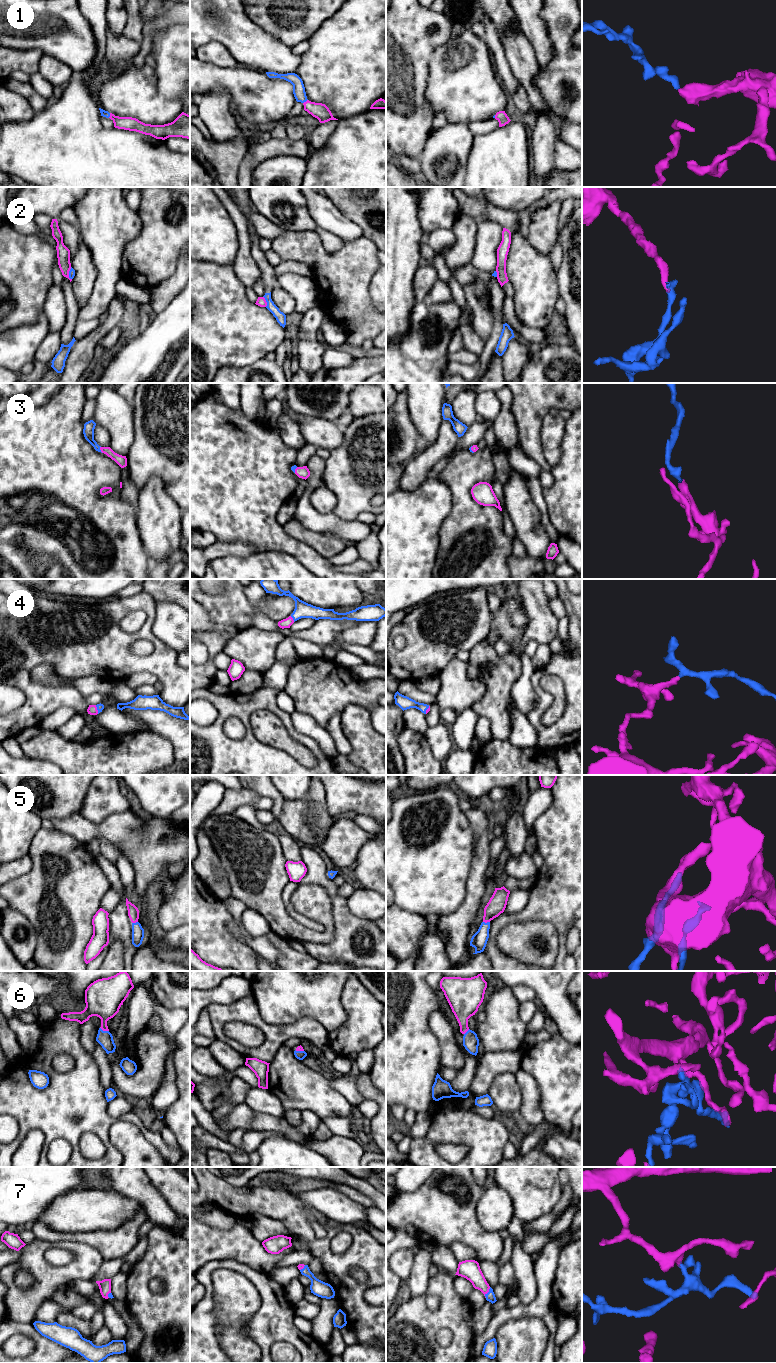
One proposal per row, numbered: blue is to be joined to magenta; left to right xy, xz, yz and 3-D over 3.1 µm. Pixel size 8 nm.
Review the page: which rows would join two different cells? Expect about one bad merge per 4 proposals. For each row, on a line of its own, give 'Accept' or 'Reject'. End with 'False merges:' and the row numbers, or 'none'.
1: Accept
2: Accept
3: Accept
4: Accept
5: Accept
6: Accept
7: Accept
False merges: none

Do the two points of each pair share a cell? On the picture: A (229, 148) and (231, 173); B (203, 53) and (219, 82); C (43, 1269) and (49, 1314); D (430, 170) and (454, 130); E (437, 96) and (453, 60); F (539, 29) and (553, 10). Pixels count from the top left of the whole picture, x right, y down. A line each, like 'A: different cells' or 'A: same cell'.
A: same cell
B: different cells
C: different cells
D: same cell
E: same cell
F: different cells

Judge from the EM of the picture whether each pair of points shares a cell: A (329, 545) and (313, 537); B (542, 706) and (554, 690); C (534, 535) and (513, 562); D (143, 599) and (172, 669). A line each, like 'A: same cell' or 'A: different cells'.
A: same cell
B: different cells
C: different cells
D: same cell

